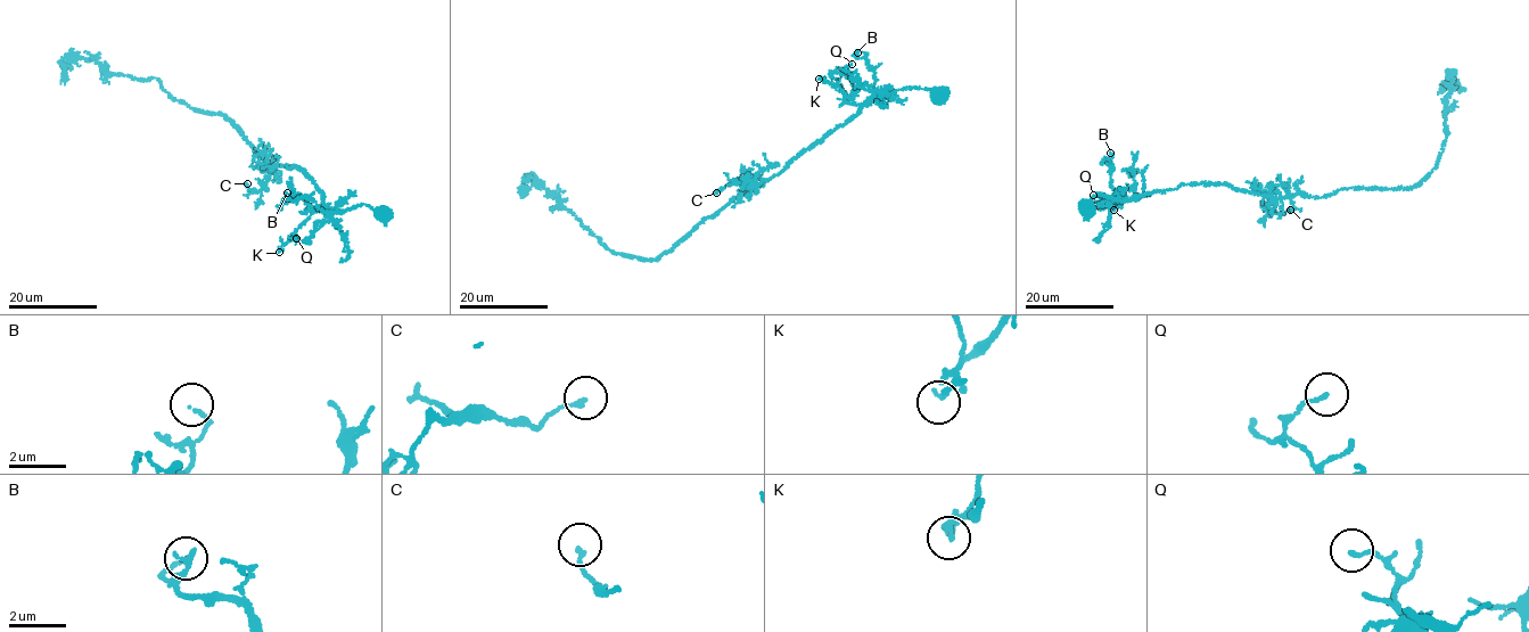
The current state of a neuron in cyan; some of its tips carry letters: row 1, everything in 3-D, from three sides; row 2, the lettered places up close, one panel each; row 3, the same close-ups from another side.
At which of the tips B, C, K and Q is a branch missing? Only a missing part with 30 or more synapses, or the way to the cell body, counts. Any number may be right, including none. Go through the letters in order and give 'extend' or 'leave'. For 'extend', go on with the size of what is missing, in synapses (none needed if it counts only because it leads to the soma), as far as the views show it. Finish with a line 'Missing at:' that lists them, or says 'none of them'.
B: leave
C: leave
K: leave
Q: leave
Missing at: none of them

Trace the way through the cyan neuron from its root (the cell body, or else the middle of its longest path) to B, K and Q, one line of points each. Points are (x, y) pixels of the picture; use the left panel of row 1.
B: (384, 215), (361, 204), (336, 211), (331, 215), (312, 199), (290, 200), (287, 193)
K: (384, 215), (361, 204), (337, 212), (315, 211), (279, 252)
Q: (384, 215), (377, 210), (358, 205), (336, 211), (328, 221), (320, 221), (304, 240), (296, 238)

